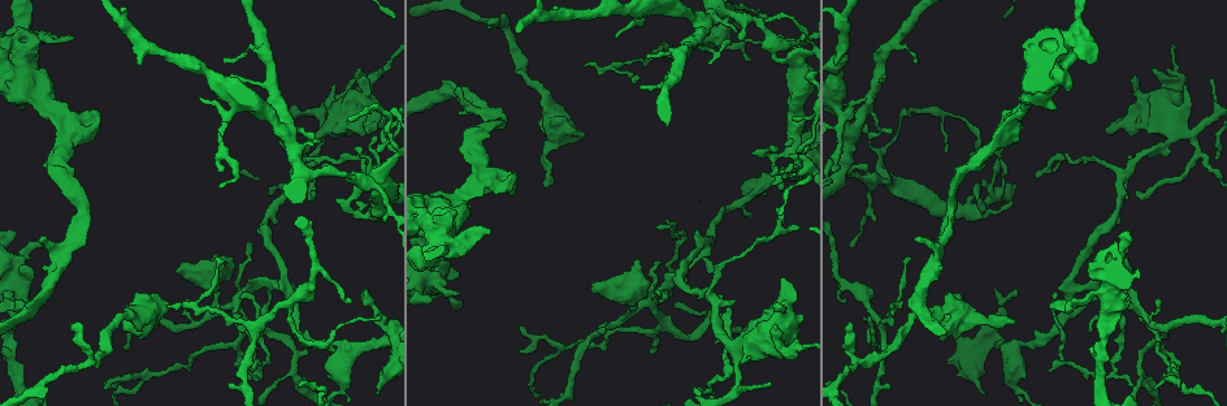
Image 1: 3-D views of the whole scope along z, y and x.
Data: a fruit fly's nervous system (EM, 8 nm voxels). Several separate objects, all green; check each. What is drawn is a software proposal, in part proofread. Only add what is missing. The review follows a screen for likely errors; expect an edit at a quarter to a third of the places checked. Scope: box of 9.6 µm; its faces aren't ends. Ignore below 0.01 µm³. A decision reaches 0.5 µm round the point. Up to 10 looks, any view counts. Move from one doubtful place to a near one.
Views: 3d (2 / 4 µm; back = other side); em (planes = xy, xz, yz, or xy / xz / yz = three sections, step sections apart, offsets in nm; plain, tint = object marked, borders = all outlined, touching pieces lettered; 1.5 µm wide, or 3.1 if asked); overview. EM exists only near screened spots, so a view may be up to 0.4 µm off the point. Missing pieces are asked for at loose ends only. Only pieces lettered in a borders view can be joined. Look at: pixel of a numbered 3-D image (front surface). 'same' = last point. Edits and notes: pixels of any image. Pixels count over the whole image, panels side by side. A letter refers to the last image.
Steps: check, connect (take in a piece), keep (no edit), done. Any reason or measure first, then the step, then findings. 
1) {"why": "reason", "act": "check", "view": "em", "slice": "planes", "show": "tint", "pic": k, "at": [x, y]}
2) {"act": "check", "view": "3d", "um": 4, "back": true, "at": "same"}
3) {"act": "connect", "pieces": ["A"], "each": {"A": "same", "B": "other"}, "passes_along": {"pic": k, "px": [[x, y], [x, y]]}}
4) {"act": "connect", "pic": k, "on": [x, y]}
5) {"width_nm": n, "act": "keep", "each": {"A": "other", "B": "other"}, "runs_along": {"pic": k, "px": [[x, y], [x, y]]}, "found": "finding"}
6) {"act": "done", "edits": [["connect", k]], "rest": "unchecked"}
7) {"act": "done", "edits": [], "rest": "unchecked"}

{"why": "tapers out", "act": "check", "view": "3d", "um": 4, "pic": 1, "at": [1013, 321]}

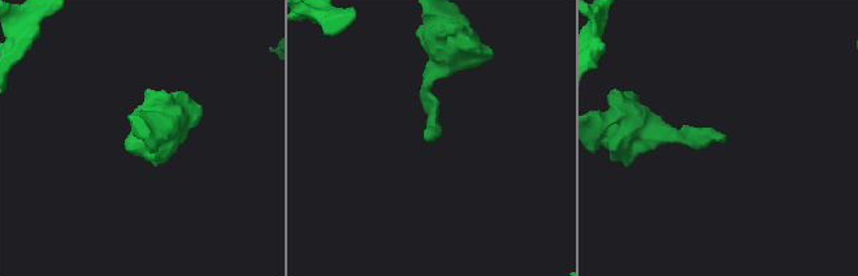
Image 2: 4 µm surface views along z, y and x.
{"act": "check", "view": "em", "slice": "planes", "show": "borders", "pic": 2, "at": [722, 139]}

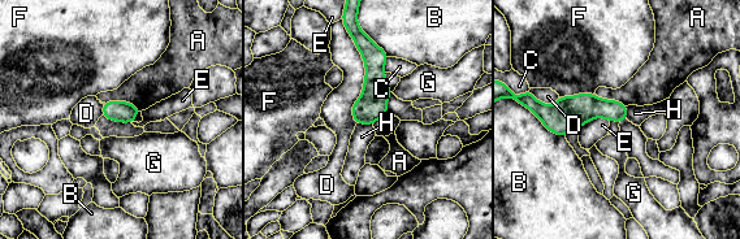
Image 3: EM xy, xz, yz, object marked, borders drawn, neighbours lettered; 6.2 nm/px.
{"act": "keep", "each": {"A": "other", "B": "other", "C": "other", "D": "other", "E": "other", "F": "other", "G": "other", "H": "other"}, "runs_along": {"pic": 3, "px": [[362, 38], [373, 56], [370, 121]]}, "found": "no lettered piece goes on from it"}

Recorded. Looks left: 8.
{"why": "an open end", "act": "check", "view": "em", "slice": "yz", "step": 4, "show": "borders", "pic": 1, "at": [1017, 291]}

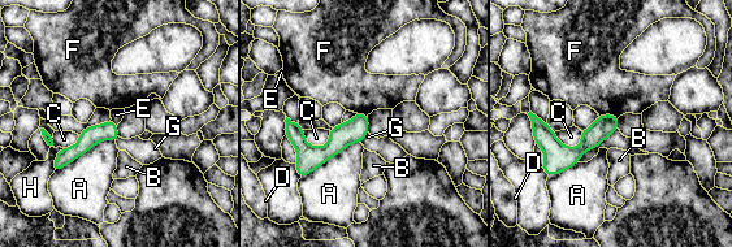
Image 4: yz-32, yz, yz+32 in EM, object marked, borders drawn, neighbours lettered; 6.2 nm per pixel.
{"why": "cut it another way", "act": "check", "view": "em", "slice": "planes", "show": "borders", "at": "same"}

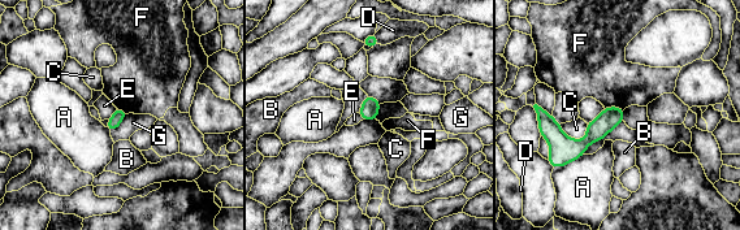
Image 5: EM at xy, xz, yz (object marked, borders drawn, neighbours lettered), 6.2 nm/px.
{"act": "keep", "each": {"A": "other", "B": "other", "C": "other", "D": "other", "E": "other", "F": "other", "G": "other"}, "found": "no lettered piece goes on from it"}

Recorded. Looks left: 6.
{"why": "branch stops here", "act": "check", "view": "em", "slice": "yz", "step": 8, "show": "borders", "pic": 1, "at": [350, 120]}

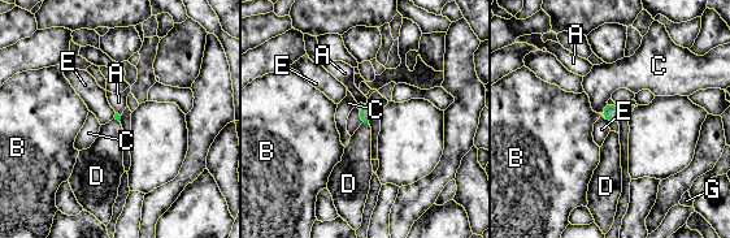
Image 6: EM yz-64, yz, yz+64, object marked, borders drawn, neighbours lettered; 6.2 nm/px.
{"act": "keep", "each": {"A": "other", "B": "other", "C": "other", "D": "other", "E": "other", "G": "other"}, "found": "no lettered piece goes on from it"}

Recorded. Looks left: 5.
{"why": "thin end", "act": "check", "view": "em", "slice": "planes", "show": "borders", "pic": 1, "at": [653, 354]}

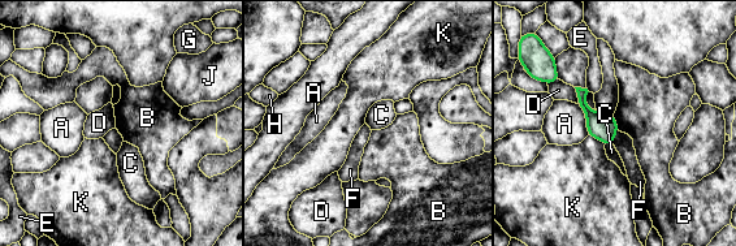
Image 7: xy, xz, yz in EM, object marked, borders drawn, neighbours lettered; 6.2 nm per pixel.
{"longest_contact_nm": ["A", 200], "act": "keep", "each": {"A": "other", "B": "other", "C": "other", "D": "other", "E": "other", "F": "other", "G": "other", "H": "other", "J": "other", "K": "other"}, "found": "none of them fits"}

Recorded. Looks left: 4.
{"act": "done", "edits": [], "rest": "unchecked"}

